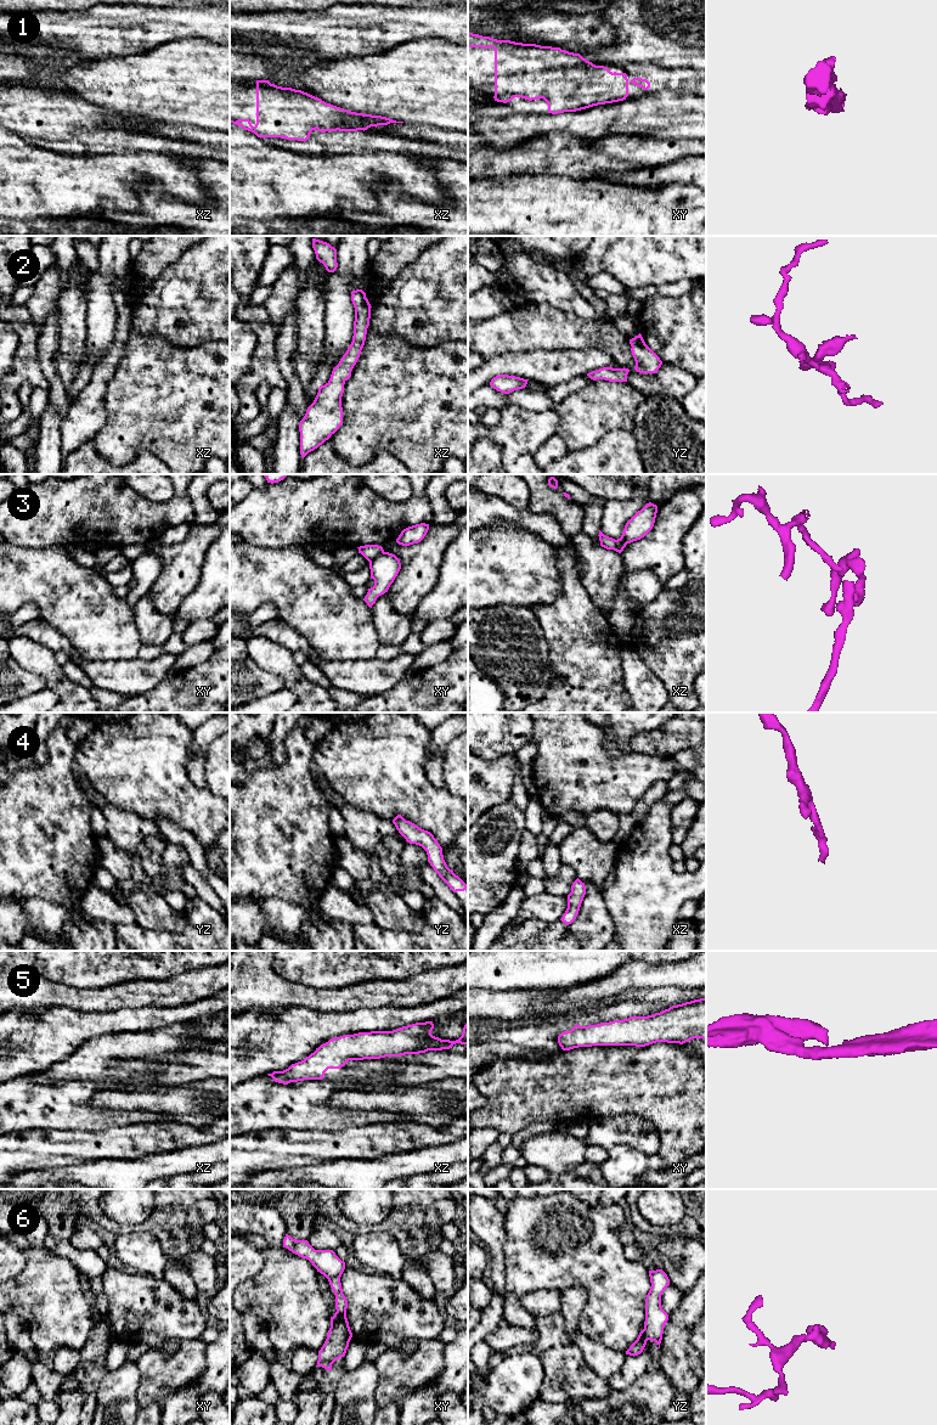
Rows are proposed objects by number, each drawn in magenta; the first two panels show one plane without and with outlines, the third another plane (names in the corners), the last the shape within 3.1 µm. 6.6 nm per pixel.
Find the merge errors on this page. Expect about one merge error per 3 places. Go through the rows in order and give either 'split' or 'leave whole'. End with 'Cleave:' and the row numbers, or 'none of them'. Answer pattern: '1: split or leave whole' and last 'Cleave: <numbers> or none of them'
1: leave whole
2: leave whole
3: split
4: leave whole
5: leave whole
6: split
Cleave: 3, 6

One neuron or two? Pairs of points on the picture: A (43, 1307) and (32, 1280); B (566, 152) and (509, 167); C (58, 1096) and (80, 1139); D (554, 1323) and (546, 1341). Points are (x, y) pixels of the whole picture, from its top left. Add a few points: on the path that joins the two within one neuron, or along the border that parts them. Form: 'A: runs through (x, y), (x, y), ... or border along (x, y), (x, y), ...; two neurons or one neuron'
A: runs through (43, 1301), (43, 1291), (38, 1286); one neuron
B: runs through (552, 155), (524, 158); one neuron
C: border along (103, 1127), (96, 1131), (67, 1128), (46, 1131); two neurons
D: runs through (552, 1328), (549, 1336); one neuron

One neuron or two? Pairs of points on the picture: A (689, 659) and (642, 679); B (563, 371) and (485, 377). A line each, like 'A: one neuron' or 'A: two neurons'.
A: two neurons
B: one neuron

